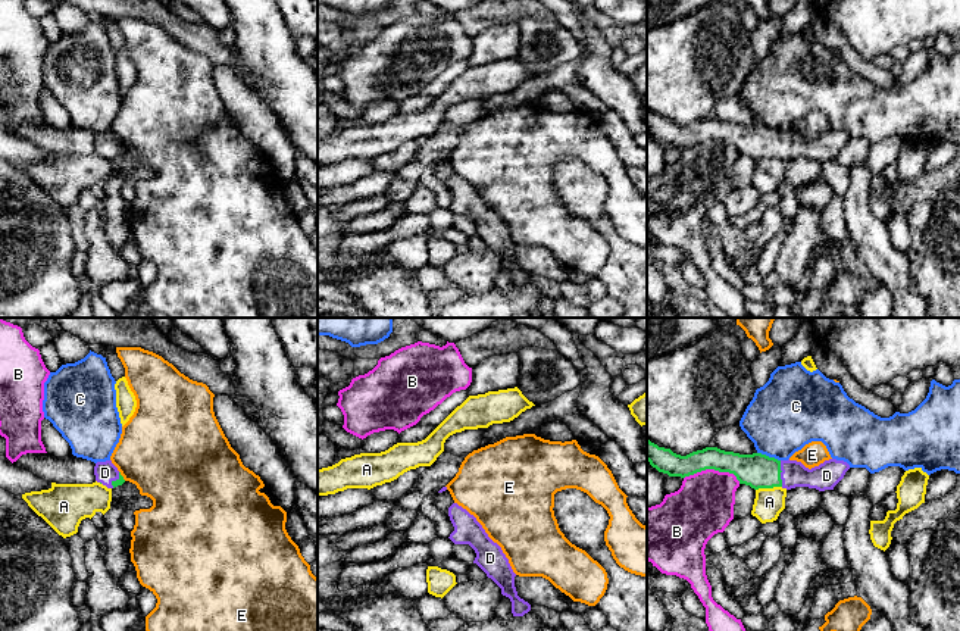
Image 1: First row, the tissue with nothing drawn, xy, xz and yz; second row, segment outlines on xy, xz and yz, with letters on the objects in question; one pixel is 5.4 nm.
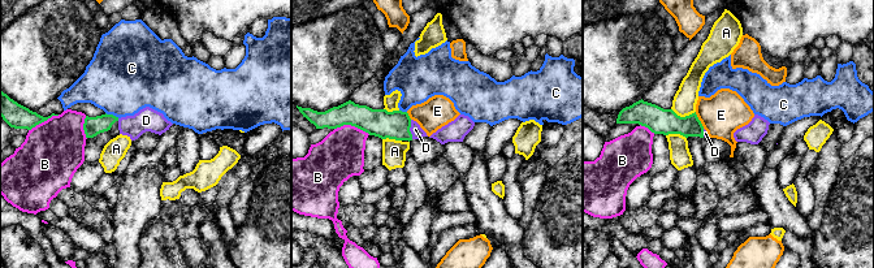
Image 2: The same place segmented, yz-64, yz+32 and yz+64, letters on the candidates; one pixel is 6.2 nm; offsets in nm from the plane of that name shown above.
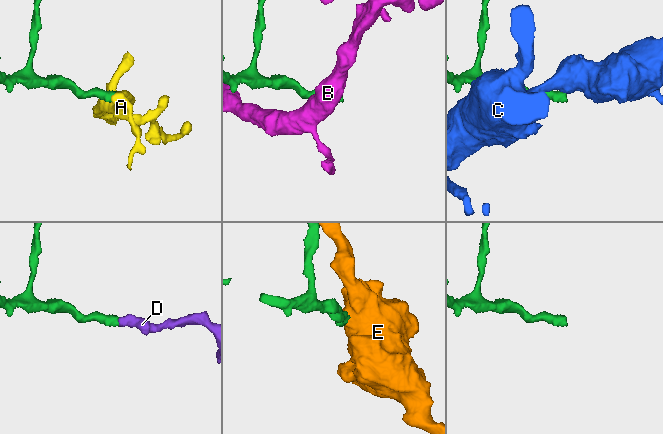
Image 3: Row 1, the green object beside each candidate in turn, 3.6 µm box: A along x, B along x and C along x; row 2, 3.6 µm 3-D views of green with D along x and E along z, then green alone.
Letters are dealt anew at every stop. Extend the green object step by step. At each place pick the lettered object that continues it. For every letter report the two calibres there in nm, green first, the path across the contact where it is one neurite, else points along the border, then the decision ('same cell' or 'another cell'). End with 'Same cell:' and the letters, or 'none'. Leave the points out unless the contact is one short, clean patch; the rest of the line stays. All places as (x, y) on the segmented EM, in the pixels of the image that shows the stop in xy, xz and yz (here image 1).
A: 190 nm thick on the green side, 160 nm on the other; border along yz (781, 486), (756, 490); another cell
B: 190 nm thick on the green side, 320 nm on the other; another cell
C: 190 nm thick on the green side, 400 nm on the other; another cell
D: 190 nm thick on the green side, 140 nm on the other; runs through yz (759, 471), (779, 474), (794, 474); same cell
E: 40 nm thick on the green side, 460 nm on the other; border along xy (119, 471), (125, 480); another cell
Same cell: D

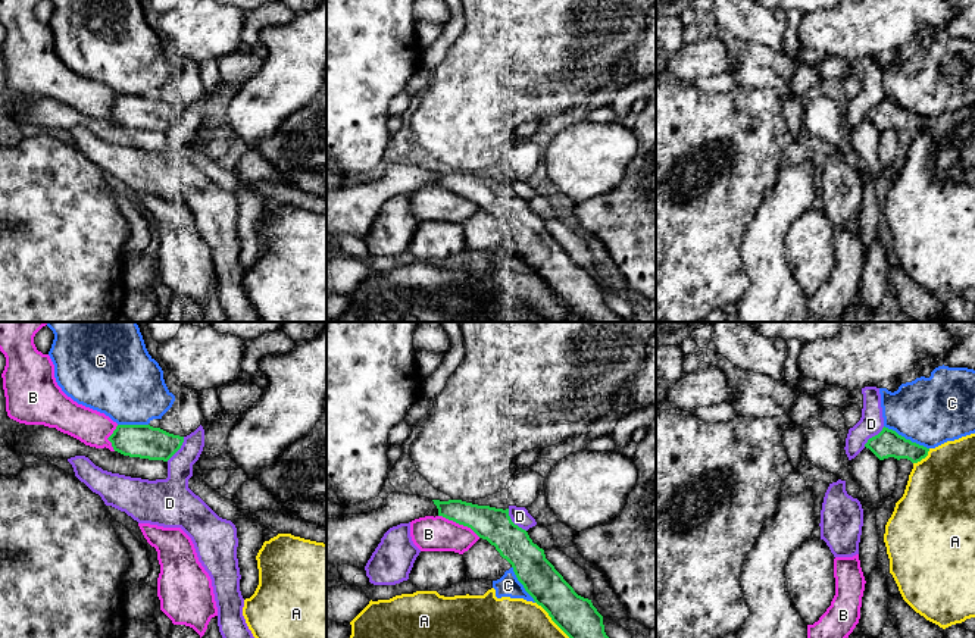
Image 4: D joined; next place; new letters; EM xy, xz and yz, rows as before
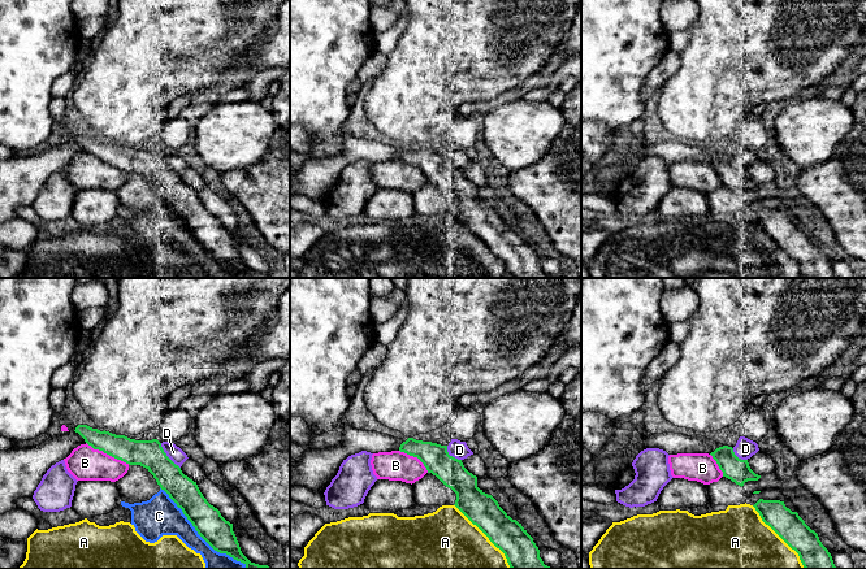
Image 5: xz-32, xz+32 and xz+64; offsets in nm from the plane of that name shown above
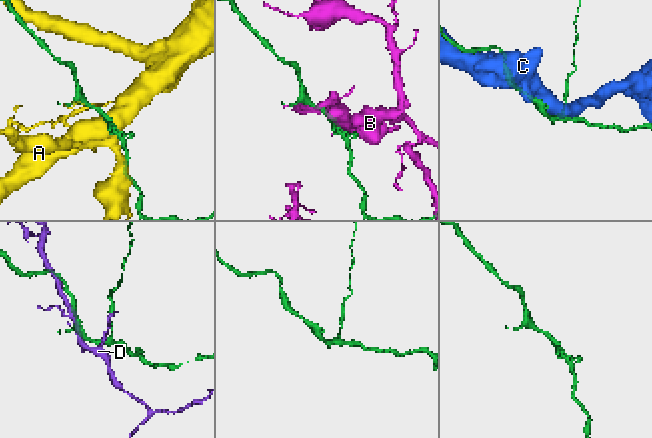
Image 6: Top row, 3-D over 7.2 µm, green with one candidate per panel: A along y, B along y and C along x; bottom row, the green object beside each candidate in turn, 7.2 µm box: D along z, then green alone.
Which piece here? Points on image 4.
A: 220 nm thick on the green side, 220 nm on the other; another cell
B: 190 nm thick on the green side, 190 nm on the other; another cell
C: 150 nm thick on the green side, 380 nm on the other; another cell
D: 190 nm thick on the green side, 100 nm on the other; another cell
Same cell: none

